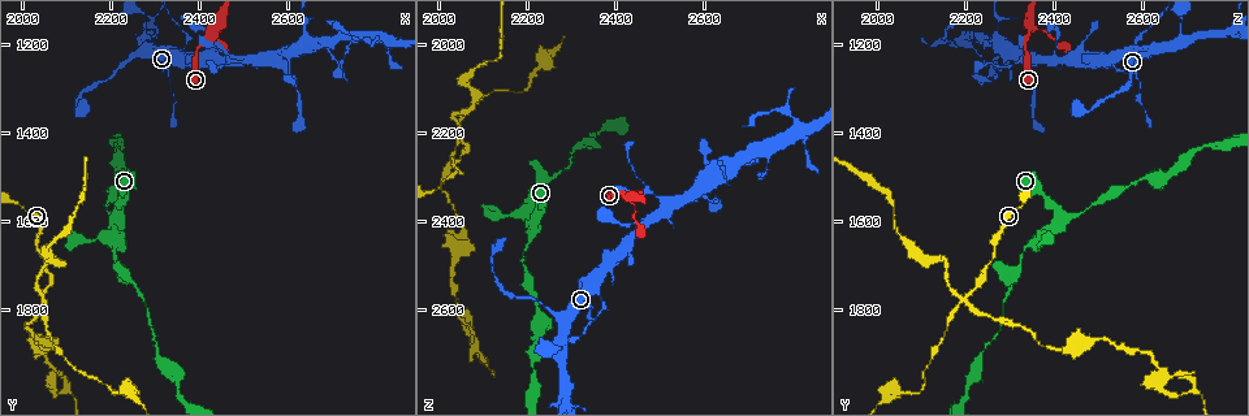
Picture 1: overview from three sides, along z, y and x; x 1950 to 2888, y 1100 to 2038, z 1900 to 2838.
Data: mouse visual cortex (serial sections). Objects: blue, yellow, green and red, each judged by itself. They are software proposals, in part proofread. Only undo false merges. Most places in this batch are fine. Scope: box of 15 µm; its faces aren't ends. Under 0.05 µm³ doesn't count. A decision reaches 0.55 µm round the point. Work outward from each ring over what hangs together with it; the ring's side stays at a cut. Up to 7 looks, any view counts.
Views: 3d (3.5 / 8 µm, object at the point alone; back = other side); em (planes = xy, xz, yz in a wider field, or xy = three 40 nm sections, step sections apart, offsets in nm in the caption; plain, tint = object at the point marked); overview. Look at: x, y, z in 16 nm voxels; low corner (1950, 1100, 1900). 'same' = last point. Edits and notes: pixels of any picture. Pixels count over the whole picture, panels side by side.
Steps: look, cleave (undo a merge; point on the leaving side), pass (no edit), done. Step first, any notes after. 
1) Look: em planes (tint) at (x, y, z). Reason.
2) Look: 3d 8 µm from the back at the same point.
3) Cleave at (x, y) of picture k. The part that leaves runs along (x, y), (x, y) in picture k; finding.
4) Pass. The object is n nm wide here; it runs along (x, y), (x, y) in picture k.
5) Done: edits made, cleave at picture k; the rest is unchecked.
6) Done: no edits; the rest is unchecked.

Look: 3d 3.5 µm at (2255, 1225, 2605). Thick turns thin.

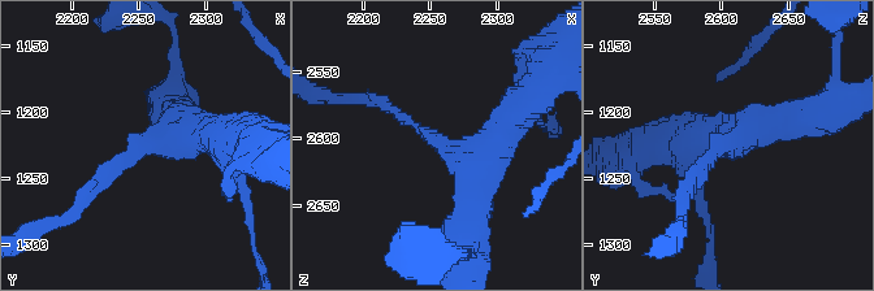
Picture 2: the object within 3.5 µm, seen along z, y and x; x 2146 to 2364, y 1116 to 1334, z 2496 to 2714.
Look: em xy step 1 (tint) at (2258, 1222, 2604). 3 arms meet here; the arms are 150, 450, 500 nm wide.

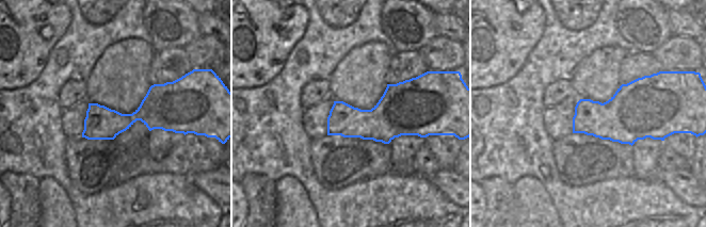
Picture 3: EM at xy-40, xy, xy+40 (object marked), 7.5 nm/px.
Pass. It runs along (220, 140), (145, 144), (85, 192) in picture 2; one cell here.

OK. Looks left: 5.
Look: 3d 8 µm at (2750, 1190, 2155). Thin neck.

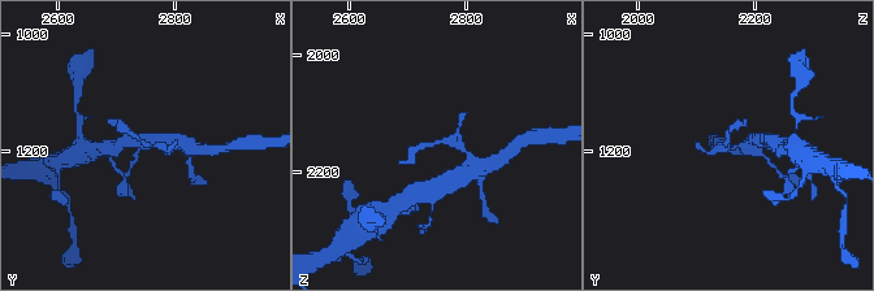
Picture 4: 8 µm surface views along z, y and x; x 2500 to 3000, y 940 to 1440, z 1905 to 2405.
Look: em xy step 1 (tint) at (2755, 1185, 2145).

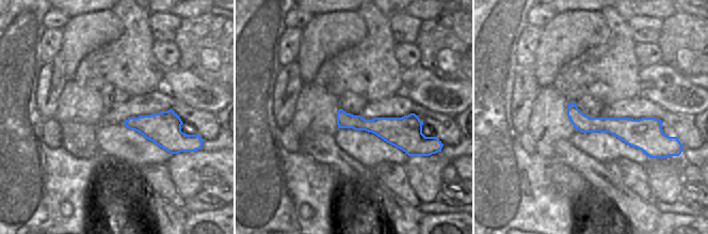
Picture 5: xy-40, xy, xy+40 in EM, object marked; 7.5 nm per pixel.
Pass. It runs along (569, 106), (586, 124), (660, 136) in picture 5; all the same cell.

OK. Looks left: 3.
Look: 3d 3.5 µm at (2430, 1165, 2350). Three-way junction.

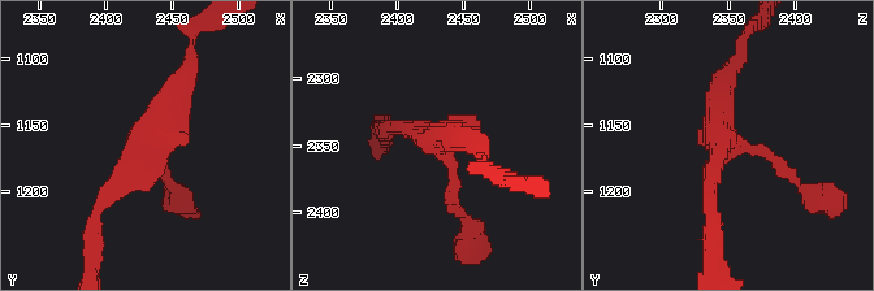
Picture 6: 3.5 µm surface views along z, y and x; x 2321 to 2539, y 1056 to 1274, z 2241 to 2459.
Look: em xy step 2 (tint) at (2432, 1162, 2348).

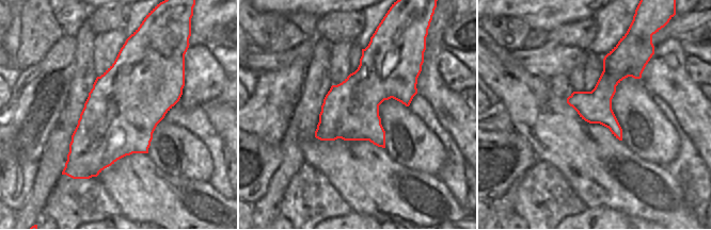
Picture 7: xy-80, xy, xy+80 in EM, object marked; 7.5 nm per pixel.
Pass. The object is 440 nm wide here; it runs along (627, 48), (604, 89), (618, 135) in picture 7; one cell here.

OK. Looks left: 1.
Done: no edits; the rest is unchecked.

